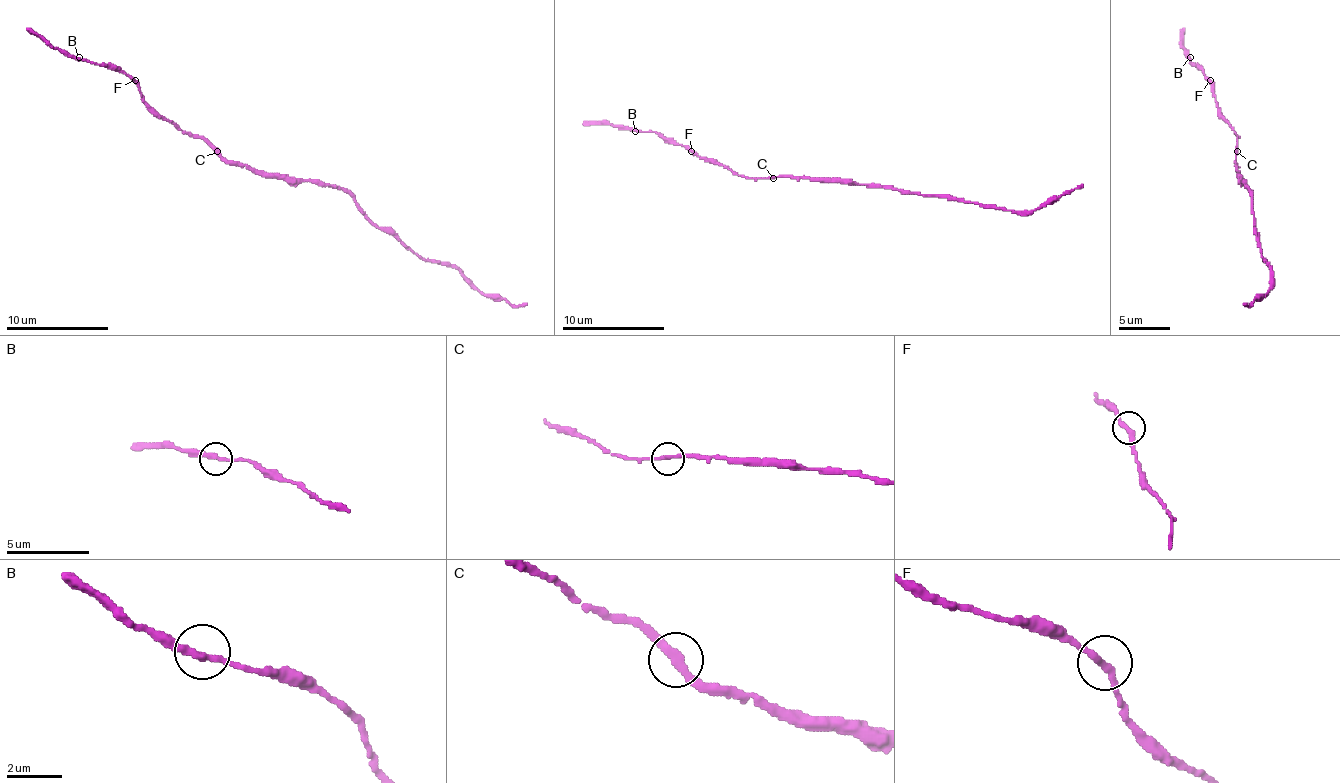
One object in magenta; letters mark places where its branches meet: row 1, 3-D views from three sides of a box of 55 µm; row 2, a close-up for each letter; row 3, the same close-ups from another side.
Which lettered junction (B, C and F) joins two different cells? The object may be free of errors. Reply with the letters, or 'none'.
none

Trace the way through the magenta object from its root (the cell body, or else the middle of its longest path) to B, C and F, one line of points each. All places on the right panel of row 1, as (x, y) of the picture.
B: (1241, 178), (1236, 173), (1236, 134), (1216, 103), (1210, 80), (1190, 62), (1190, 57)
C: (1241, 178), (1236, 173), (1236, 152)
F: (1241, 178), (1236, 173), (1236, 134), (1216, 103), (1210, 80)

